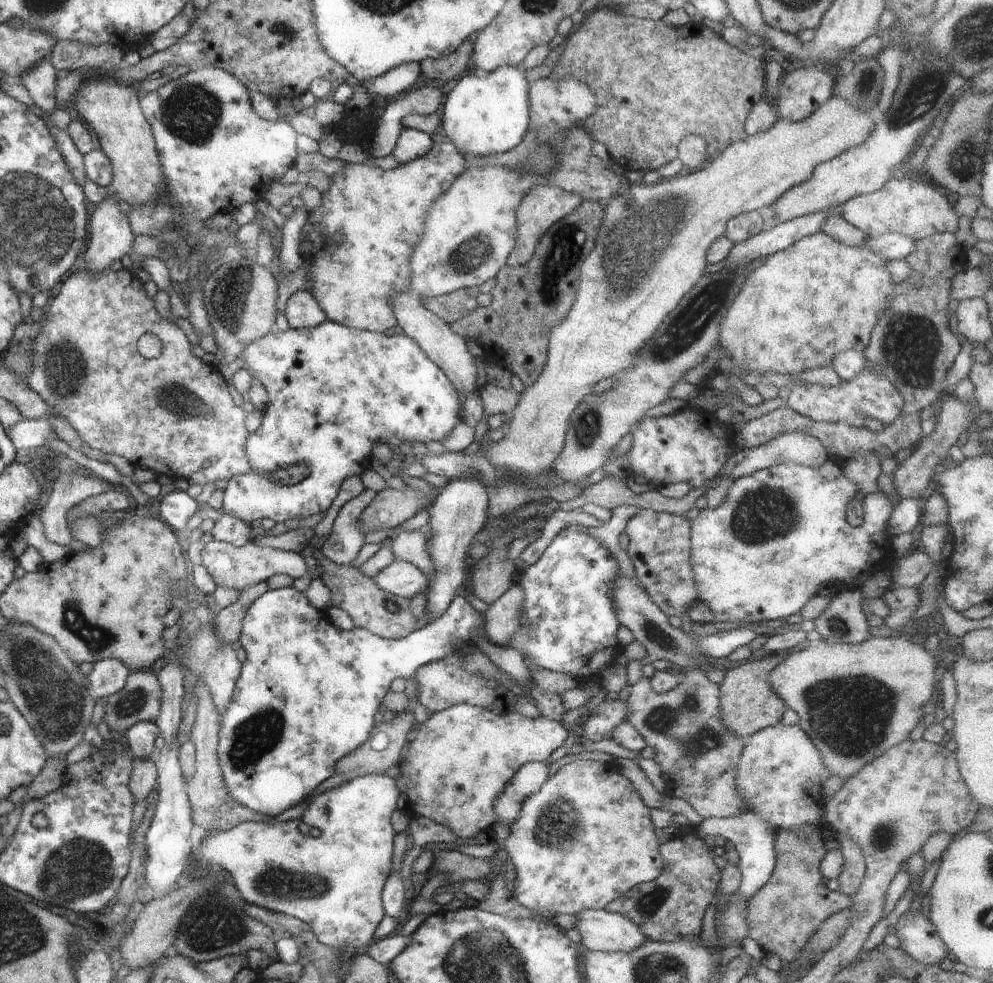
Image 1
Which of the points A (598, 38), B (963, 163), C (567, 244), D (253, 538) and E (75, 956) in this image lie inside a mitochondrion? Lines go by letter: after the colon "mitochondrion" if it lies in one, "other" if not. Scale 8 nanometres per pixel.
A: other
B: mitochondrion
C: mitochondrion
D: other
E: other

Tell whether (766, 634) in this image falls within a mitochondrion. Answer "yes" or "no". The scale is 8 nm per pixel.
no

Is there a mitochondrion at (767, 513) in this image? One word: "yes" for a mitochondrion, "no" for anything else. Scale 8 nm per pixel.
yes

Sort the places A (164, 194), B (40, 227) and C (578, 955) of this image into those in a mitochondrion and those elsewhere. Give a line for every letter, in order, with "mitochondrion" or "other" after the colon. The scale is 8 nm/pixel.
A: other
B: mitochondrion
C: other

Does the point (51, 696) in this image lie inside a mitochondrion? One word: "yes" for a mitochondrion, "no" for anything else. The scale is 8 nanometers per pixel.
yes

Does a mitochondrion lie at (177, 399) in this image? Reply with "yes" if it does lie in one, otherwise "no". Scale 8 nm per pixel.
yes

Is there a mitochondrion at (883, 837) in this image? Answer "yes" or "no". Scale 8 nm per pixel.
yes

